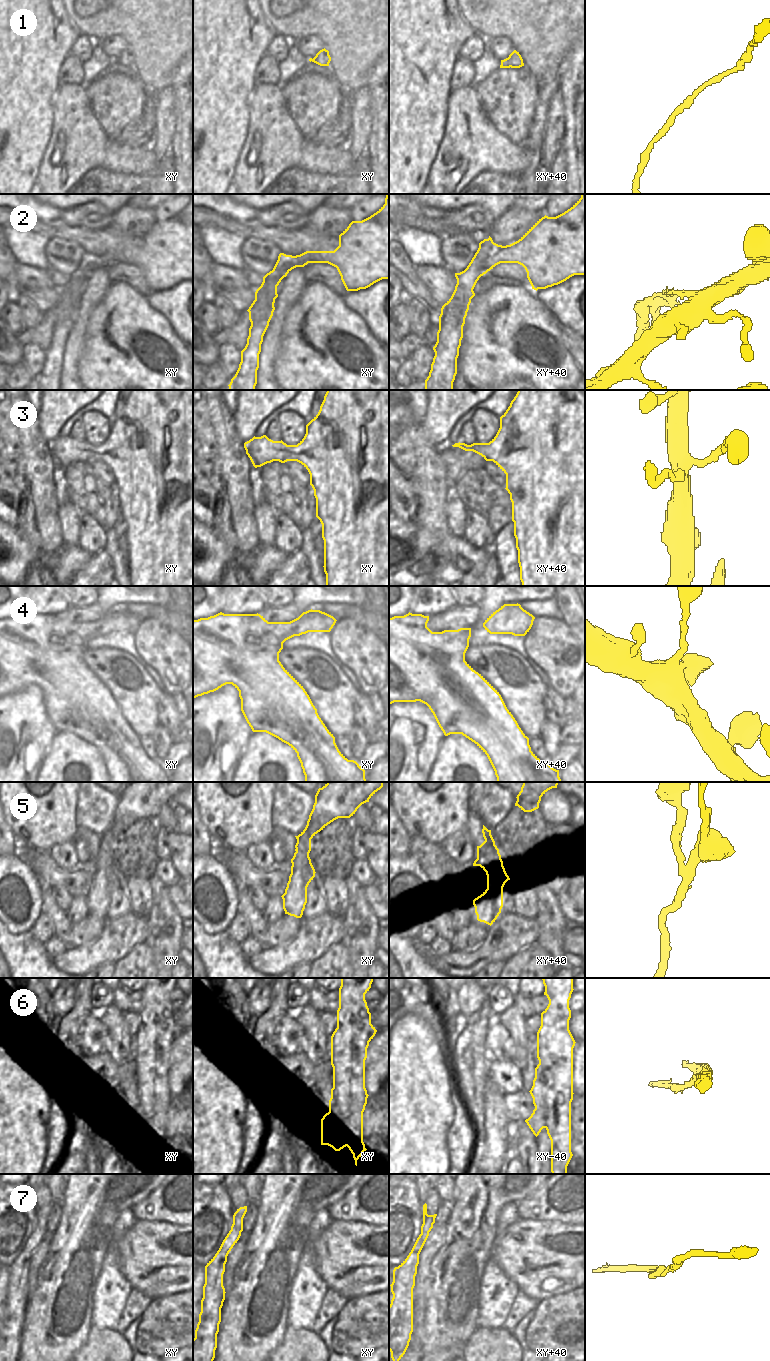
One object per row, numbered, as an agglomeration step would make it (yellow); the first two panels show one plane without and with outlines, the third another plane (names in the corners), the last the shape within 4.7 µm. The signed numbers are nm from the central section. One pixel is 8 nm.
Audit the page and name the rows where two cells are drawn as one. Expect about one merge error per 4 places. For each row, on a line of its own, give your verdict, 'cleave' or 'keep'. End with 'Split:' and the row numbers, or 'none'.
1: keep
2: cleave
3: keep
4: keep
5: cleave
6: cleave
7: keep
Split: 2, 5, 6

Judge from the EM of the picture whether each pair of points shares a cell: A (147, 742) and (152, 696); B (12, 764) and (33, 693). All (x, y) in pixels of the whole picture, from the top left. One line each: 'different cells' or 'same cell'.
A: different cells
B: same cell

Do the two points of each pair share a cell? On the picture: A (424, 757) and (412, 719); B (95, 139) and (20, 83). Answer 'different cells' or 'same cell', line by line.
A: same cell
B: different cells

